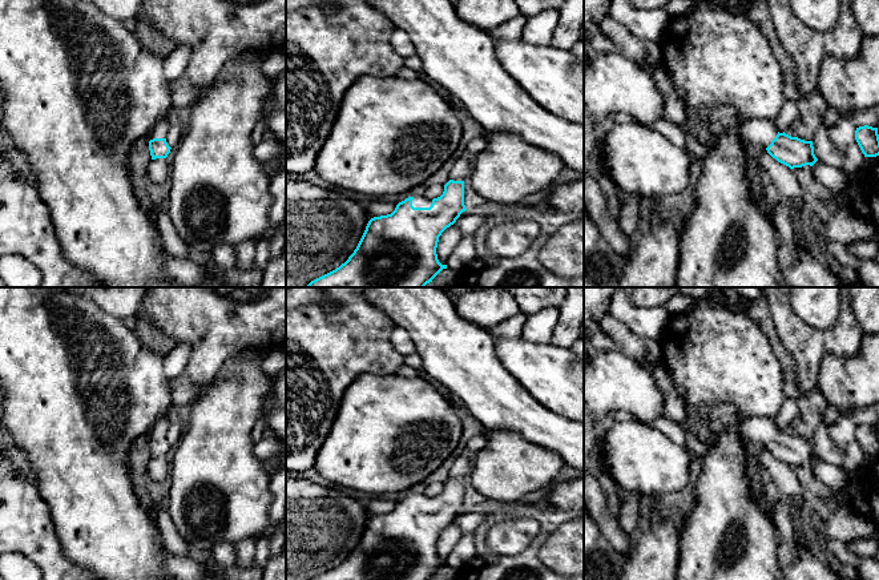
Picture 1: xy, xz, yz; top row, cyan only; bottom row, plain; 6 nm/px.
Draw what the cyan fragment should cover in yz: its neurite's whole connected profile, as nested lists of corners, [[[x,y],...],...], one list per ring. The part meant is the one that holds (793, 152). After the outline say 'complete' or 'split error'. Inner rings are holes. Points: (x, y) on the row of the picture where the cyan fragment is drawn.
[[[726,105],[711,106],[699,112],[699,116],[711,133],[737,130],[743,141],[763,146],[773,158],[790,169],[813,166],[818,161],[813,141],[779,133],[775,122],[770,120],[743,121],[735,108]]] | split error

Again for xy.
[[[158,121],[153,125],[149,134],[149,150],[152,160],[166,158],[170,153],[170,146],[166,142],[166,134],[169,130],[168,121]]] | split error

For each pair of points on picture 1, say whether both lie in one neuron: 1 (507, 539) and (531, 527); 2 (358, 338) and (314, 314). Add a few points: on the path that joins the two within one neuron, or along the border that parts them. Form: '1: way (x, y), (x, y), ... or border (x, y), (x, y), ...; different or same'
1: way (512, 536), (525, 530); same
2: way (347, 338), (338, 338), (325, 325); same

